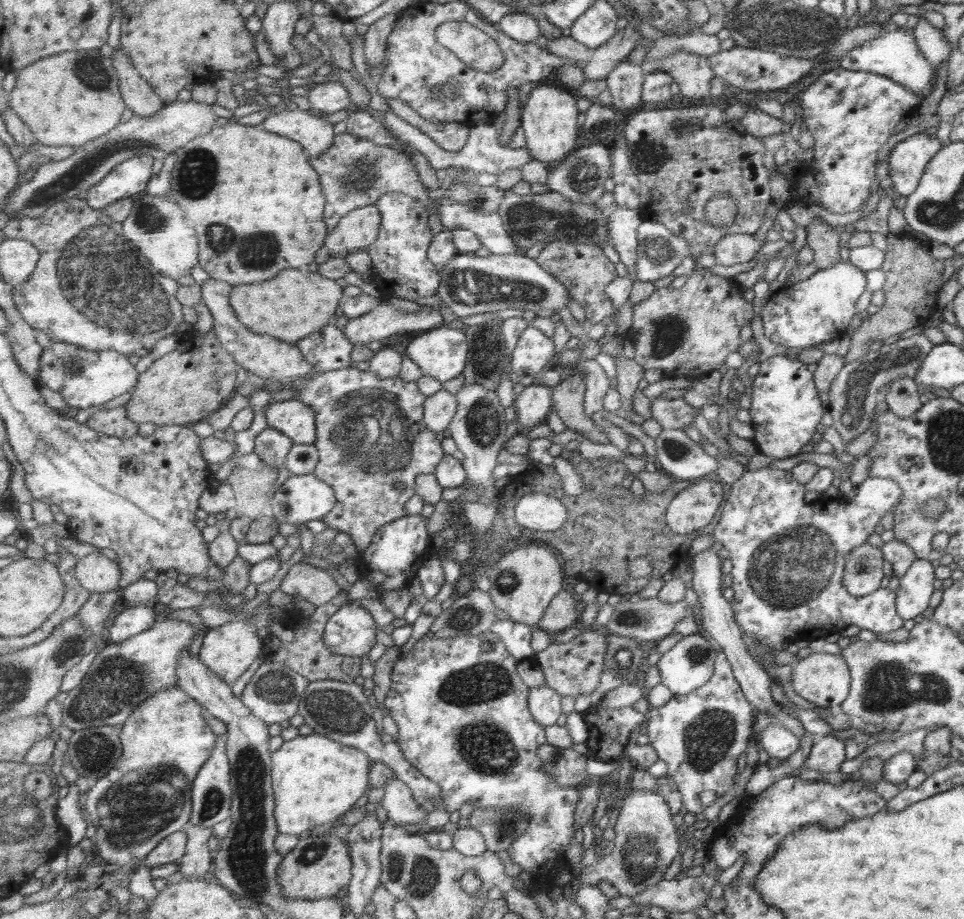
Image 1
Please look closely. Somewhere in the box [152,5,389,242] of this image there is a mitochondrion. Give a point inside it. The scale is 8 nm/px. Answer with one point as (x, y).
(197, 173)

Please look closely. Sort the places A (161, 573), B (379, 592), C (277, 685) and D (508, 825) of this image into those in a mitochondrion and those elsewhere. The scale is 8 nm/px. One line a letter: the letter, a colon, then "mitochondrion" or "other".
A: other
B: other
C: mitochondrion
D: mitochondrion

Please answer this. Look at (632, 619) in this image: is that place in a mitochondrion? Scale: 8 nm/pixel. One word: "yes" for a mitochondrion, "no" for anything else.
yes

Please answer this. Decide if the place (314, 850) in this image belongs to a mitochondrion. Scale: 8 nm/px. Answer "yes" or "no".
yes

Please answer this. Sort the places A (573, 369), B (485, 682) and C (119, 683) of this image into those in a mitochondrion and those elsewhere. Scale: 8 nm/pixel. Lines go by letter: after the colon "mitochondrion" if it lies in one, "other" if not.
A: other
B: mitochondrion
C: mitochondrion

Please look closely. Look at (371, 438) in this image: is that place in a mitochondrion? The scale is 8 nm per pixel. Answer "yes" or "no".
yes

